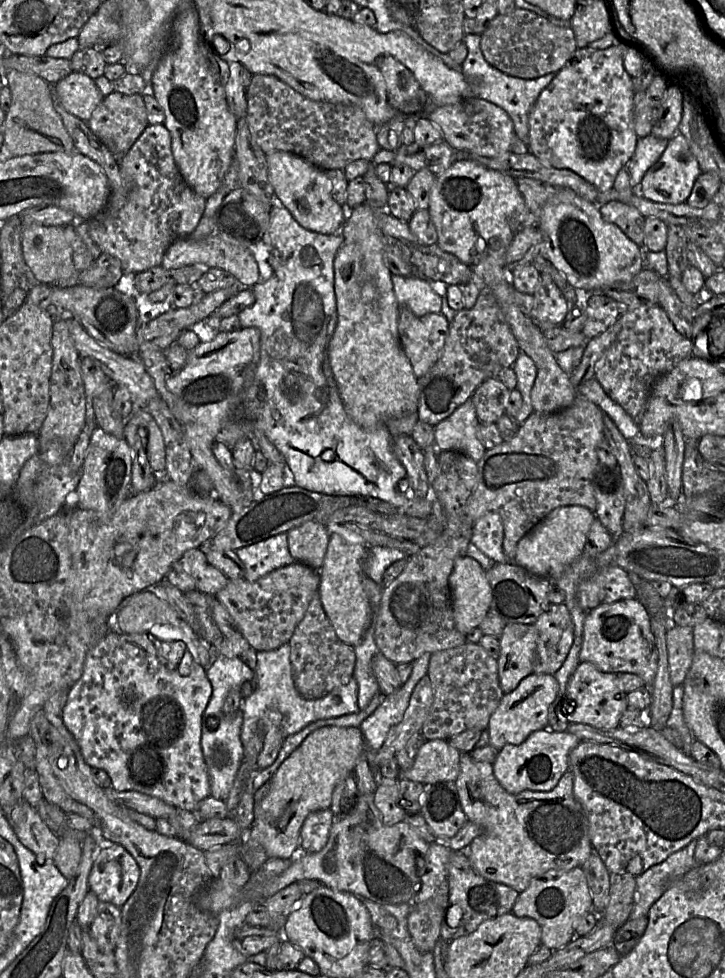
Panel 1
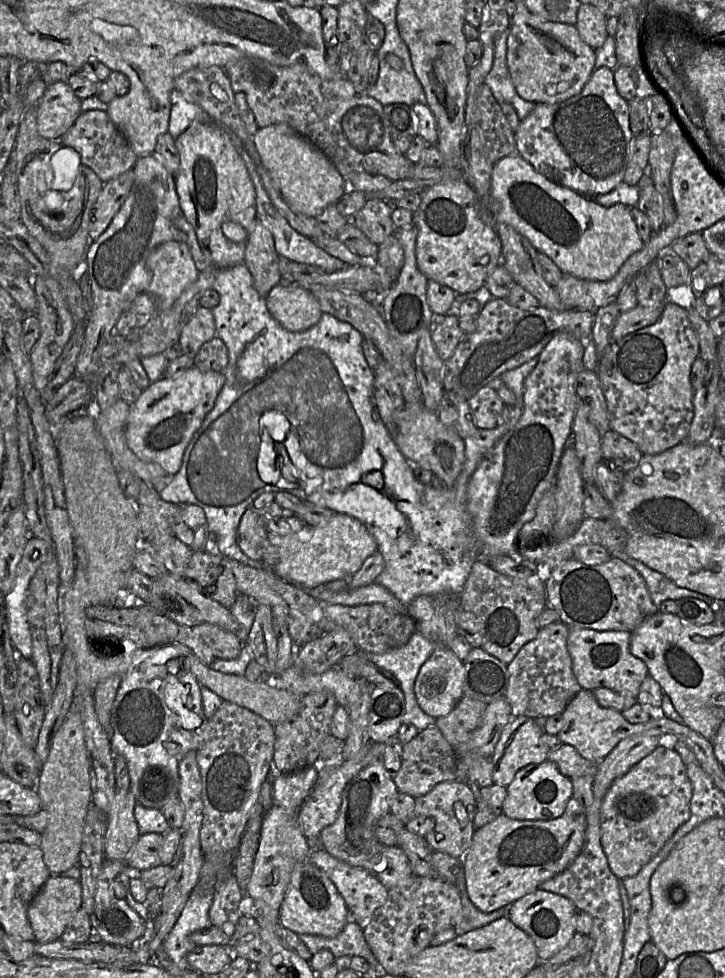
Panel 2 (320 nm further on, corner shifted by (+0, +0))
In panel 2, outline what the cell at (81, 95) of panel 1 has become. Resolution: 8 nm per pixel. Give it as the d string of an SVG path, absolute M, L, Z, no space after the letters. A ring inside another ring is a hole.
M67 81L48 85L37 106L38 133L46 139L60 139L82 113L81 100Z

